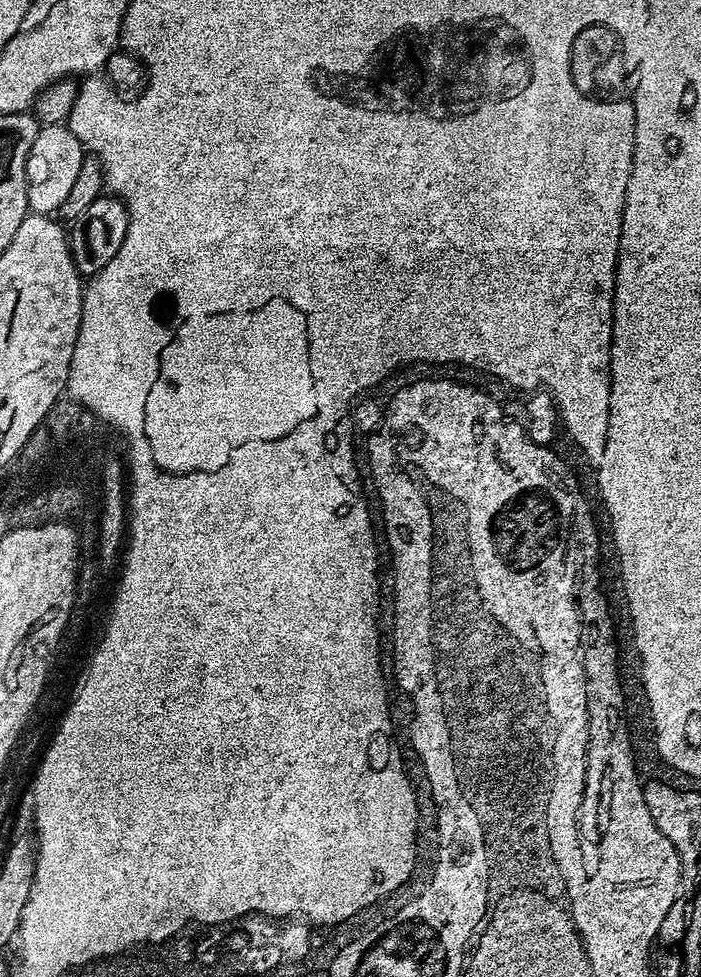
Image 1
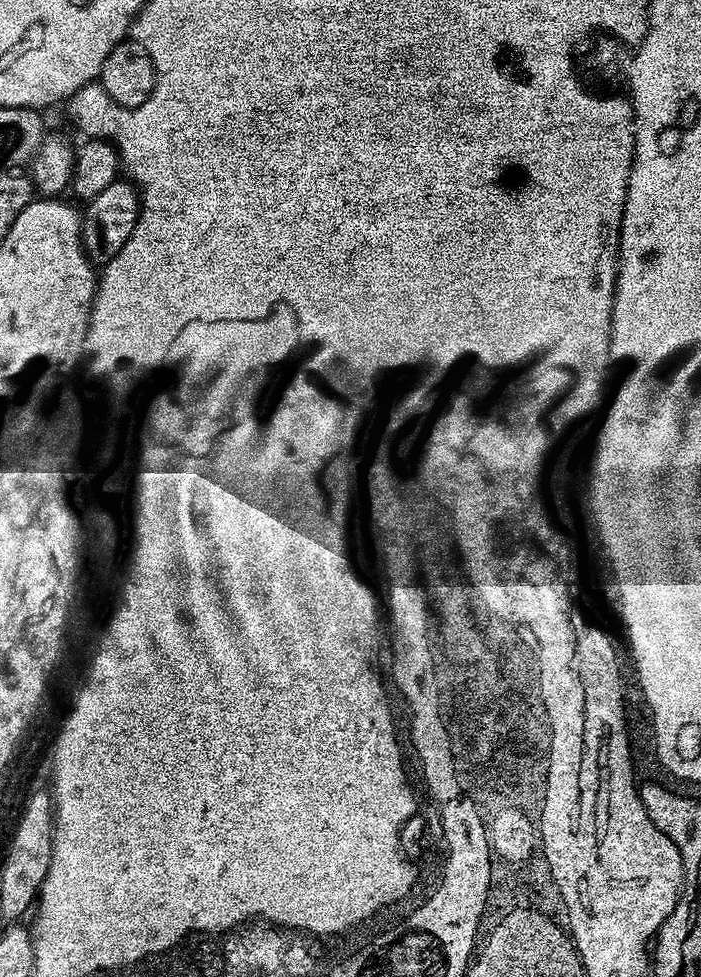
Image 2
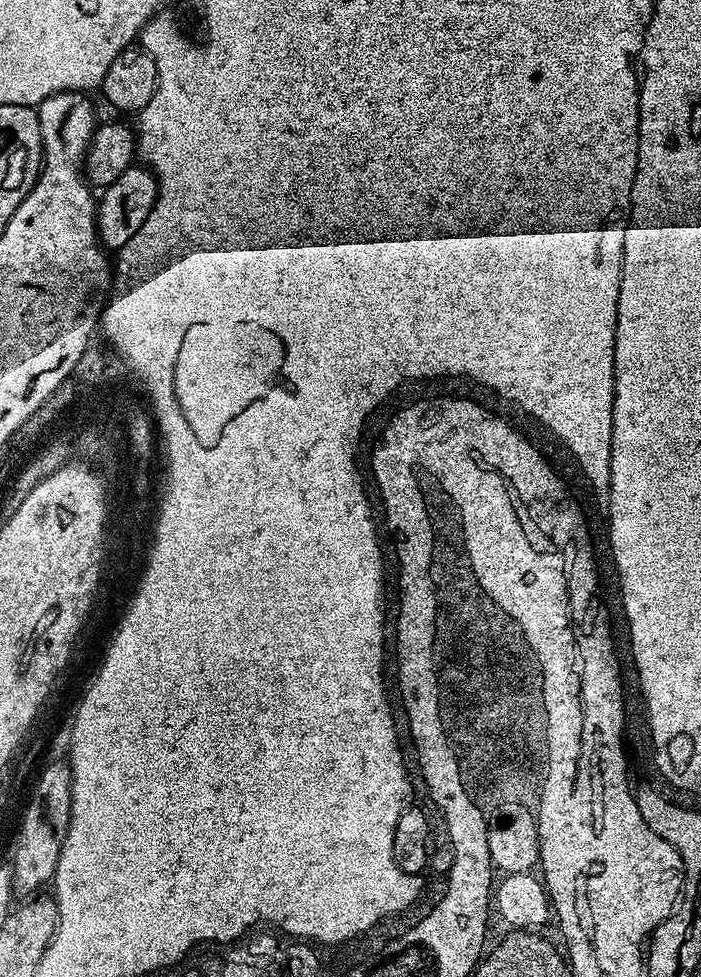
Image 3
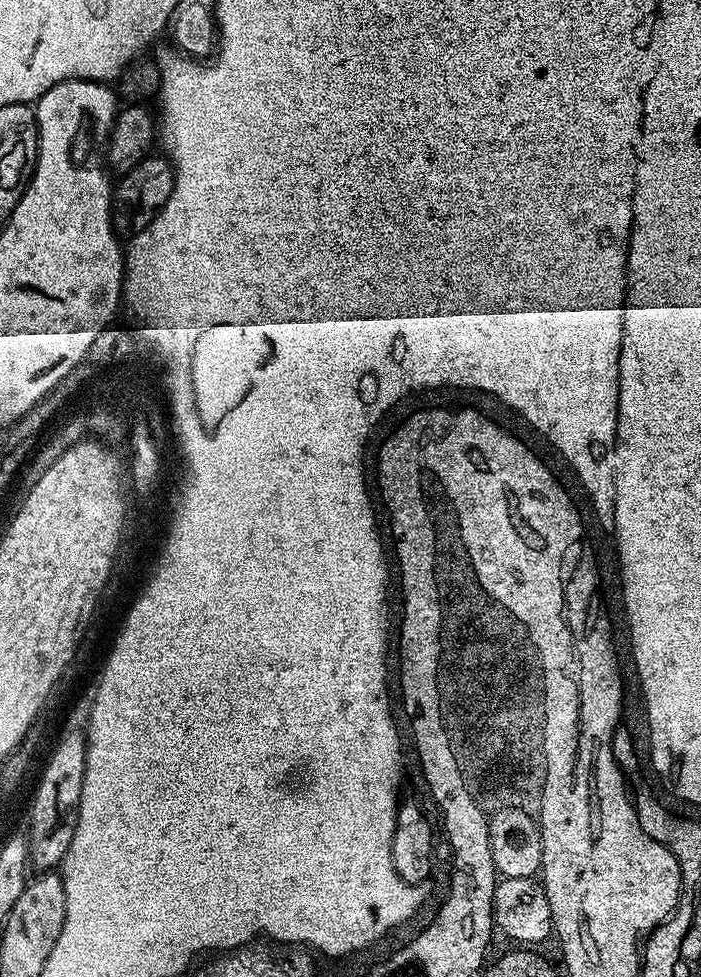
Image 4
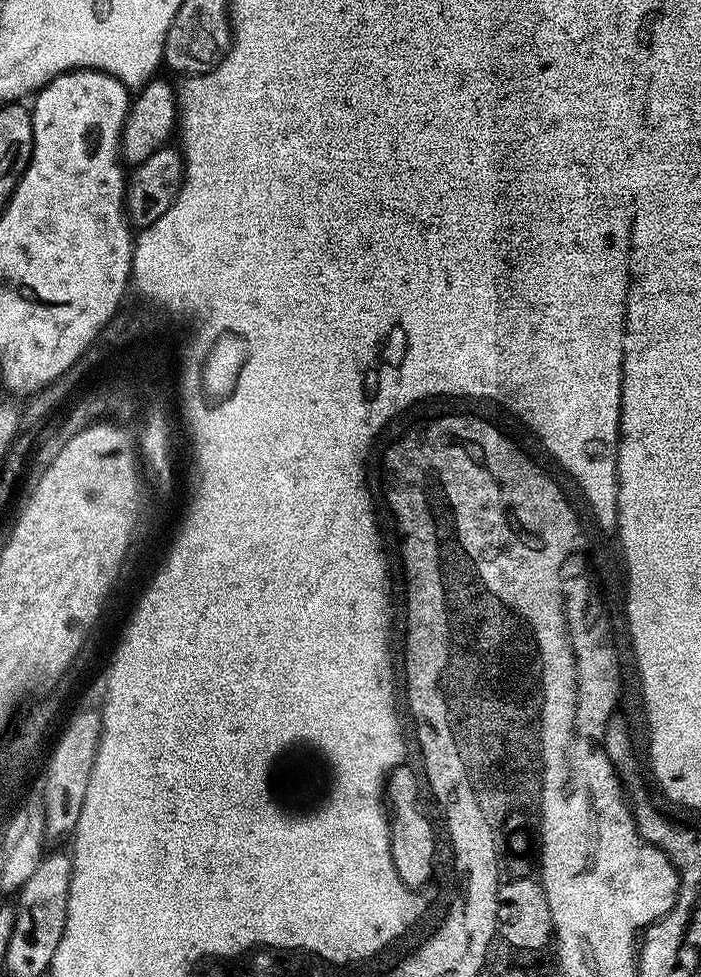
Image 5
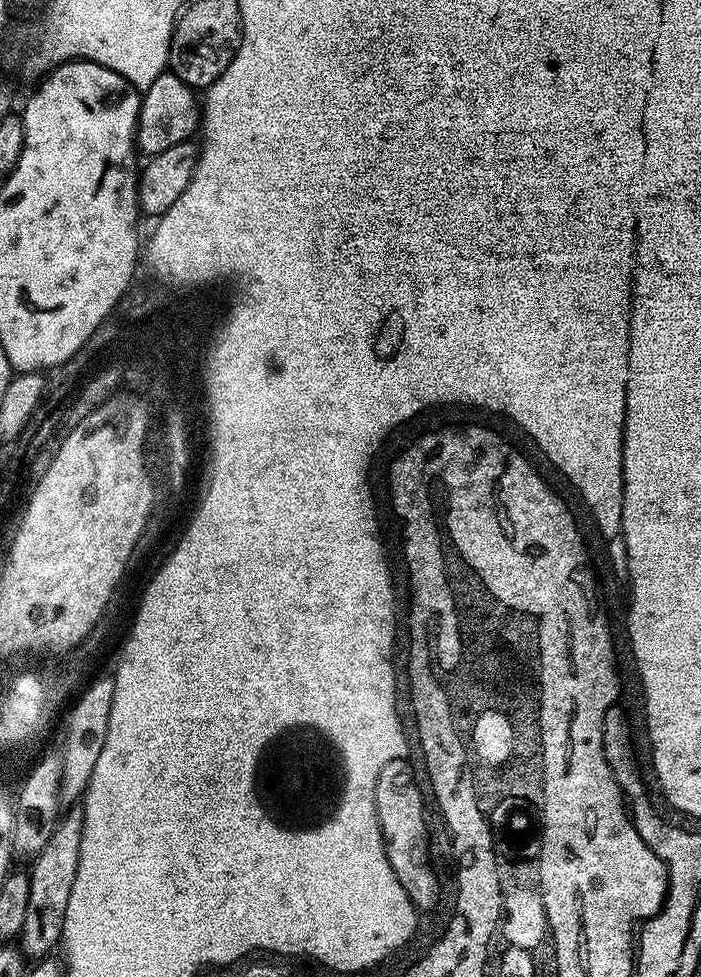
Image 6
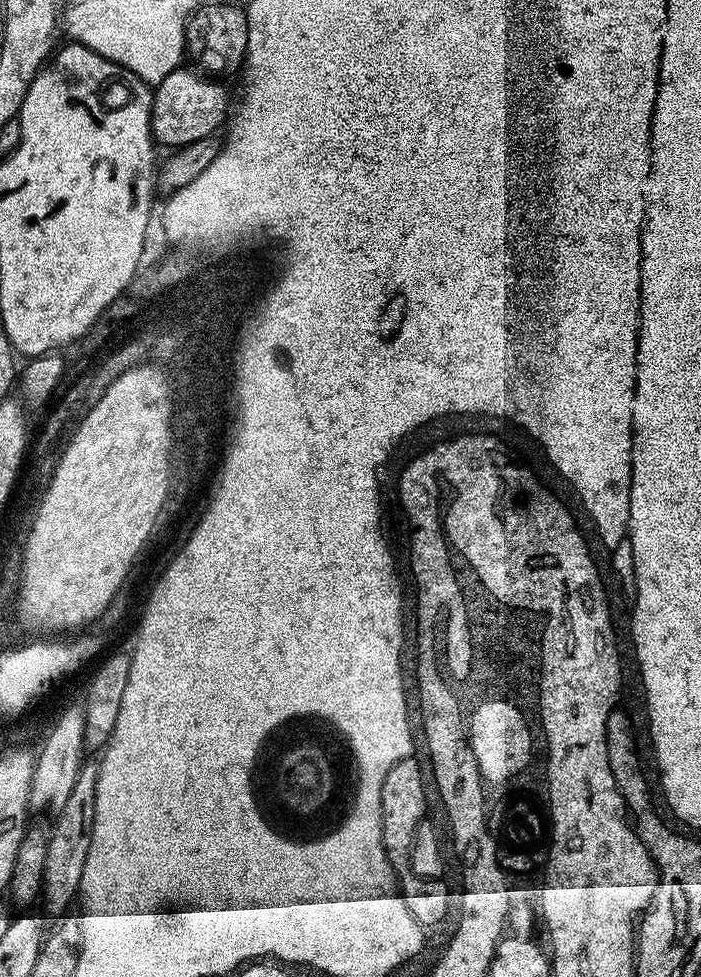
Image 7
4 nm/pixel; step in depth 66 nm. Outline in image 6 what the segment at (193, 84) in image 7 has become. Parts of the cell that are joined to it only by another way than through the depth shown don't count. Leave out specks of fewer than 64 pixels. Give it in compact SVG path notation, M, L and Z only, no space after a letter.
M165 70L154 78L154 86L143 89L140 117L136 123L136 146L145 157L162 154L170 146L191 141L202 124L202 104L197 93L171 70Z

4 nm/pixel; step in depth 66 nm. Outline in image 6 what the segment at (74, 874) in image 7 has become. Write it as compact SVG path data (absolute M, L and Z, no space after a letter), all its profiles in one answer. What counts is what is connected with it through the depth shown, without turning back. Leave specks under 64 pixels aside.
M72 806L61 815L56 828L50 834L50 842L31 861L30 903L26 906L26 920L22 922L19 939L32 958L44 958L52 947L61 943L66 918L66 902L70 902L70 890L74 890L74 874L78 874L78 858L82 850L84 809Z

